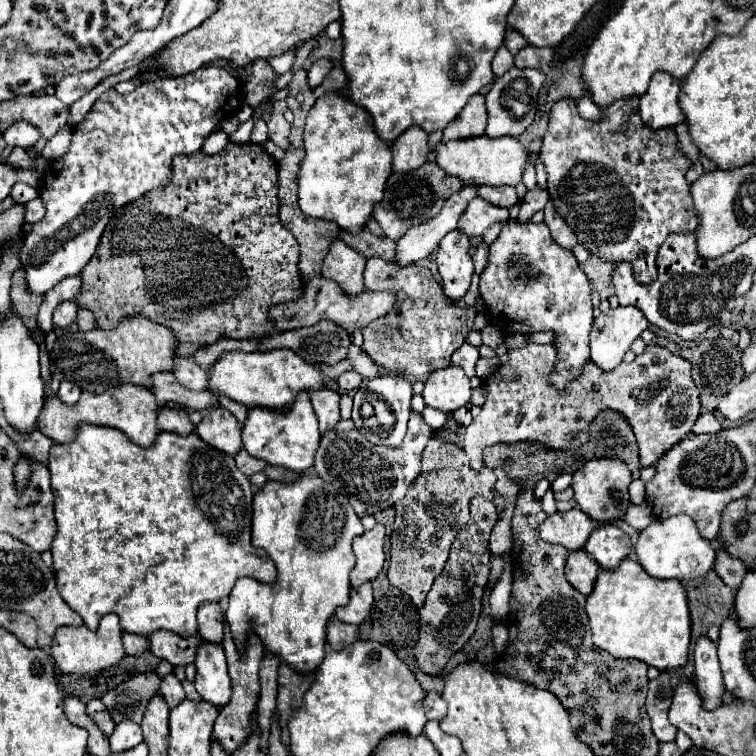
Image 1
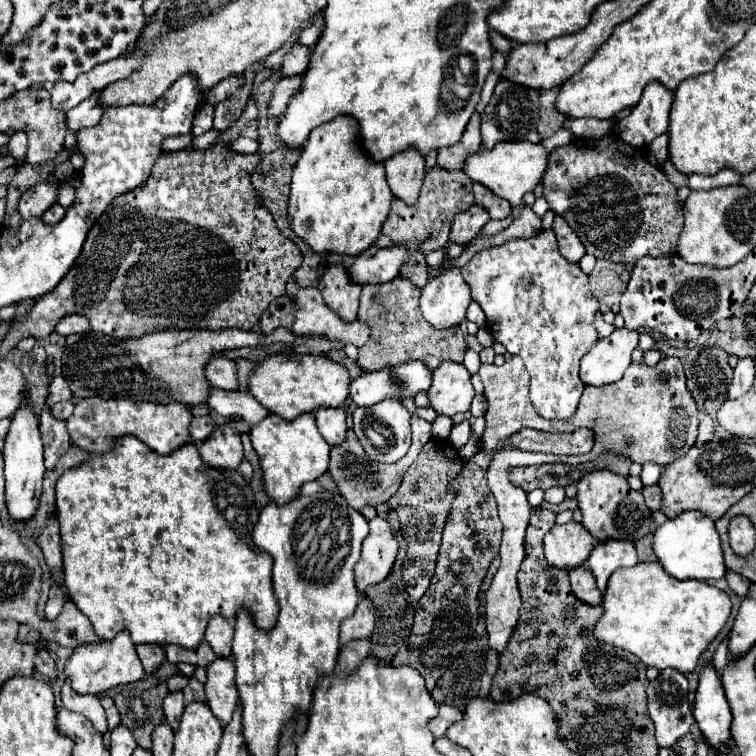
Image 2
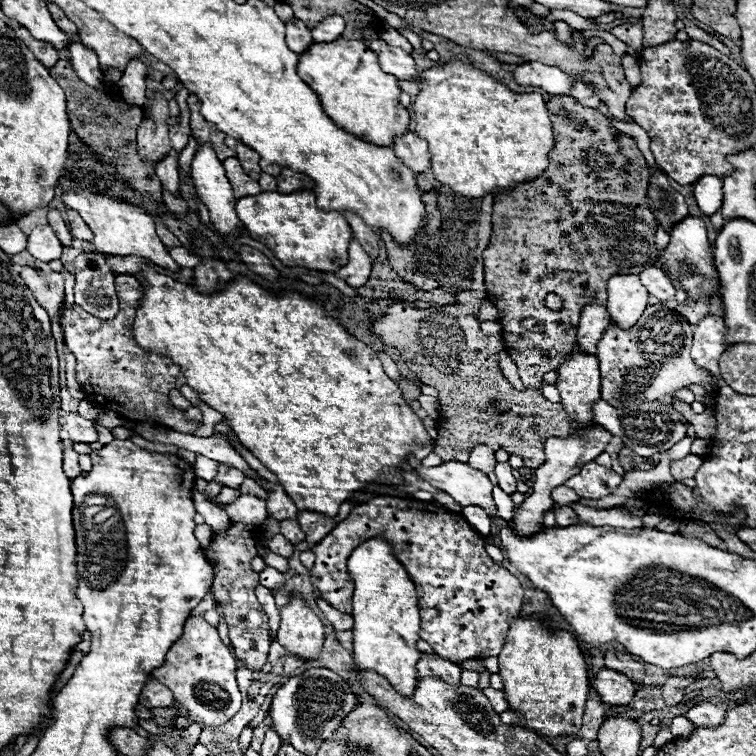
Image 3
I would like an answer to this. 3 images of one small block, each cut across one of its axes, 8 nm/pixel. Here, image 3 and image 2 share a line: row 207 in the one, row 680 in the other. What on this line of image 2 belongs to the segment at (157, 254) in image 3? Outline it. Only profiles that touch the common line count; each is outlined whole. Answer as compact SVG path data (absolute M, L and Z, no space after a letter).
M122 630L116 634L116 638L112 640L100 640L100 642L84 642L78 644L70 658L64 664L64 674L68 678L68 682L72 684L72 688L80 694L98 694L102 690L120 686L120 684L128 684L128 682L136 682L144 676L144 668L140 664L140 658L134 650L134 644L130 640L128 630Z

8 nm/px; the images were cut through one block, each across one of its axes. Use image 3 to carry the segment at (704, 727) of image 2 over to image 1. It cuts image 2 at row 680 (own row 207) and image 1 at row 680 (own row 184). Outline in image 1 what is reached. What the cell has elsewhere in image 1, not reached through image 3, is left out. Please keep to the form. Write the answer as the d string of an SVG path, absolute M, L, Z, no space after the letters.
M708 636L698 638L694 648L694 662L696 662L696 674L694 684L700 694L702 706L706 710L716 710L724 702L724 684L722 684L722 670L716 656L716 644L708 640Z

